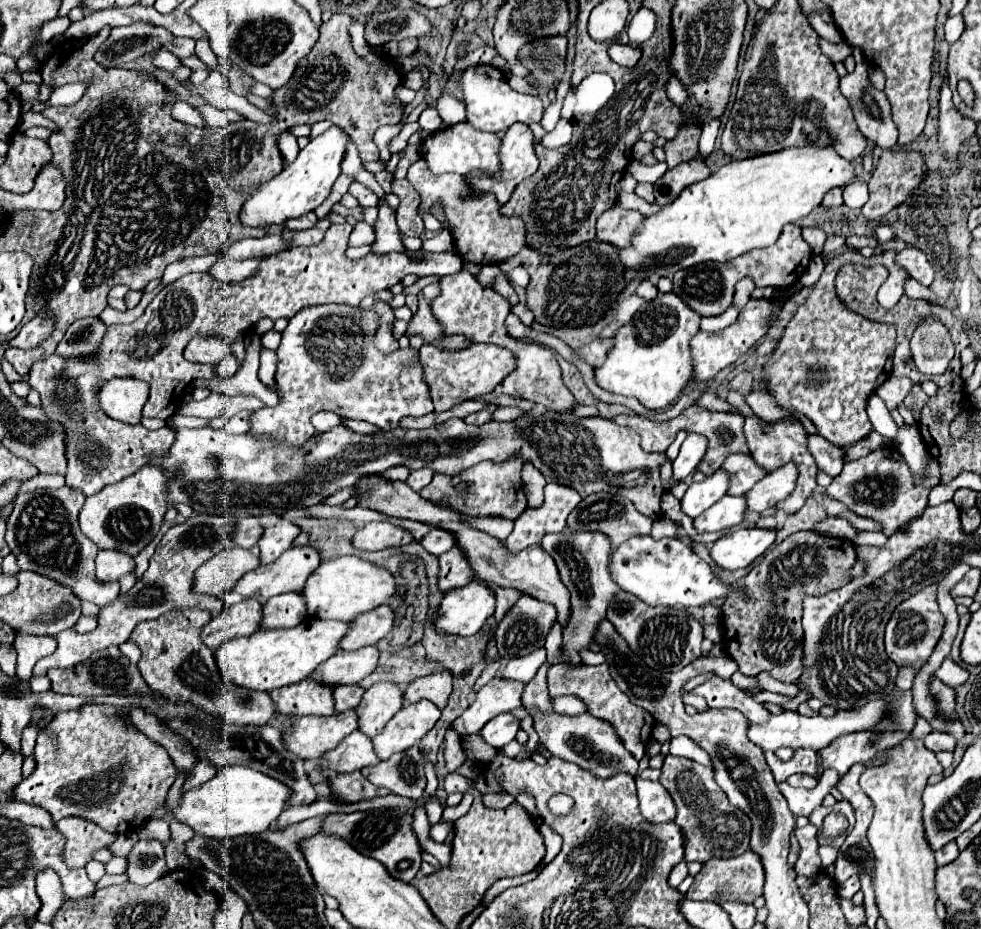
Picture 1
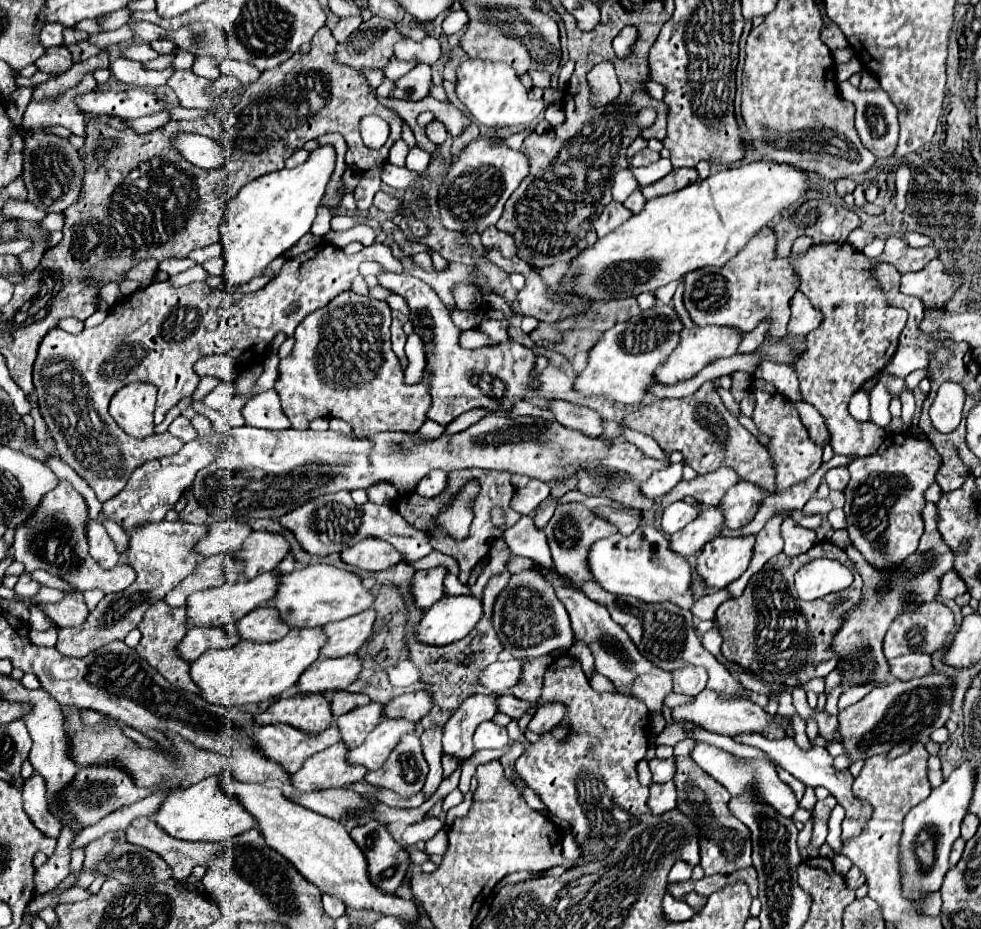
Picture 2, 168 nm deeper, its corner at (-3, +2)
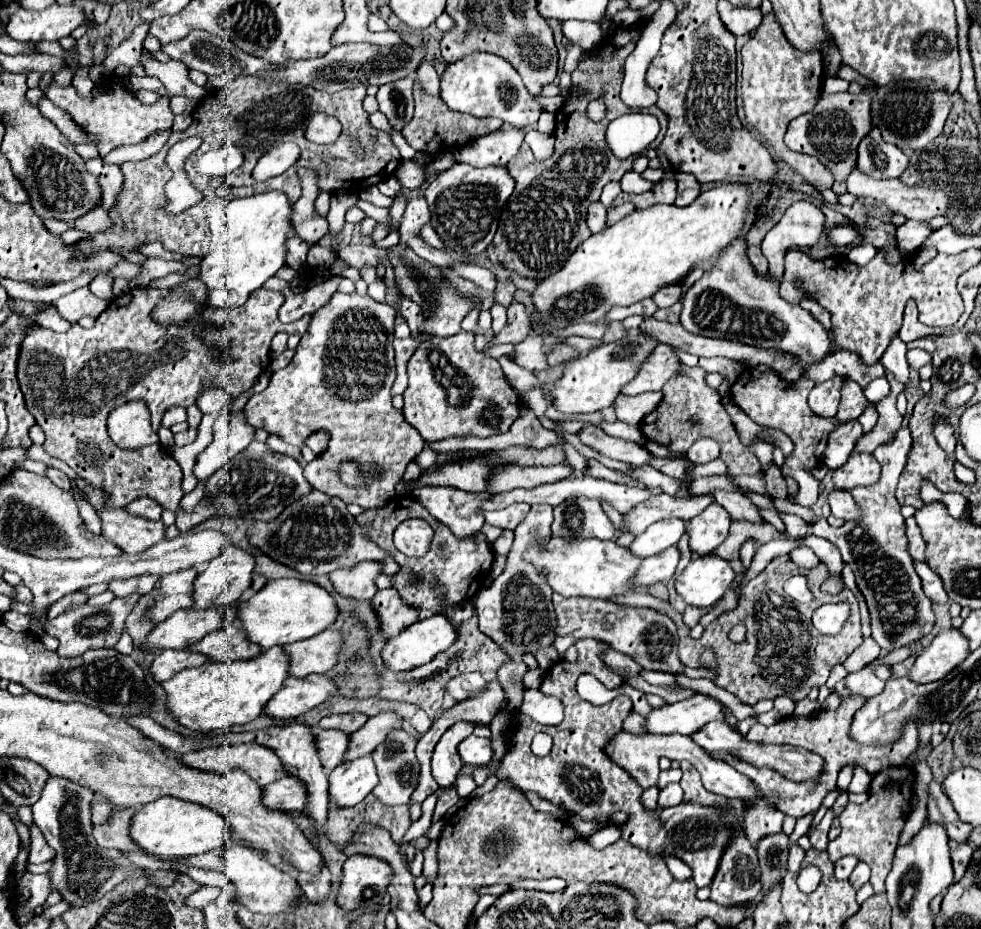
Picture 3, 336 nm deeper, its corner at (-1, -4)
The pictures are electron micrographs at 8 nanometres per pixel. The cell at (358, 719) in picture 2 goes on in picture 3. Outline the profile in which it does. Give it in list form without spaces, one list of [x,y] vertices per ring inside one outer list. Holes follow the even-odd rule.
[[[317,726],[313,728],[313,736],[315,736],[319,756],[321,756],[321,764],[325,772],[331,772],[343,760],[343,754],[349,744],[349,734],[341,730],[323,730]]]

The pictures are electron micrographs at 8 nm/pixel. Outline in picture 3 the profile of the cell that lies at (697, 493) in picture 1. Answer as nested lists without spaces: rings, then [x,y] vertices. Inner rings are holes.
[[[677,518],[661,520],[657,524],[651,524],[643,534],[635,536],[629,550],[639,558],[649,558],[655,556],[657,552],[663,552],[669,546],[675,546],[683,536],[683,532],[685,532],[683,520]]]

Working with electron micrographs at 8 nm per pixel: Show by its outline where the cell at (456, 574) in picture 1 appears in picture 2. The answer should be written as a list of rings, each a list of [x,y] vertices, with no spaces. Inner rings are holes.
[[[435,566],[429,570],[419,570],[413,576],[413,596],[417,600],[417,606],[421,610],[427,610],[435,602],[439,602],[443,596],[447,596],[443,580],[447,576],[447,568]]]

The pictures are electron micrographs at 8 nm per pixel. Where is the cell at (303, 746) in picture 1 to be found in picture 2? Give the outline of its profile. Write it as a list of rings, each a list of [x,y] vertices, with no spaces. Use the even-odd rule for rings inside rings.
[[[271,724],[255,728],[253,738],[267,758],[279,762],[293,774],[311,754],[339,742],[339,728],[331,726],[323,730],[323,734],[303,734],[303,730],[295,730],[295,726]]]

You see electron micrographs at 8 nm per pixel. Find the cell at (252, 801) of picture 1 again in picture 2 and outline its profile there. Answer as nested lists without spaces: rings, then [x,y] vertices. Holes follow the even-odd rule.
[[[211,776],[189,788],[171,792],[169,798],[163,802],[163,806],[159,808],[159,812],[155,814],[155,822],[173,838],[181,838],[189,842],[197,842],[197,840],[221,842],[255,828],[255,818],[243,812],[243,804],[239,800],[227,798],[227,794],[219,790],[219,778],[211,778]]]

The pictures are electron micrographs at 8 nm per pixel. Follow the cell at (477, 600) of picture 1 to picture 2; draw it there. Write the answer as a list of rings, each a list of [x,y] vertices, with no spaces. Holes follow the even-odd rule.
[[[473,594],[445,596],[435,606],[425,610],[417,636],[425,644],[445,646],[465,638],[483,618],[483,600]]]

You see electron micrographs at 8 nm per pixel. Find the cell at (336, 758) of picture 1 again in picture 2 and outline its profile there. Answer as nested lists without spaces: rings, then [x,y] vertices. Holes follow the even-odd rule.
[[[337,742],[327,750],[313,754],[303,764],[303,768],[291,776],[295,788],[307,792],[361,782],[367,770],[363,770],[363,766],[351,766],[347,762],[347,754],[349,750],[347,746],[343,746],[343,742]]]

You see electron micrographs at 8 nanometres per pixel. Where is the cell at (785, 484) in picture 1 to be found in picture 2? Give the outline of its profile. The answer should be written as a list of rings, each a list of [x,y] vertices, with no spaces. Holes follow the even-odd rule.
[[[741,480],[737,486],[733,486],[725,498],[721,500],[723,512],[725,512],[725,526],[729,528],[741,528],[749,524],[757,512],[757,506],[769,496],[763,486]]]

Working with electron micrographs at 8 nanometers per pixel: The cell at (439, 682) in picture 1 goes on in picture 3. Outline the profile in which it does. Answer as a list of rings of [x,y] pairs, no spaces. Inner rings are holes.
[[[381,712],[379,716],[369,718],[361,730],[351,734],[349,752],[345,752],[343,762],[357,760],[361,756],[371,754],[397,724],[399,724],[399,718],[393,712]]]

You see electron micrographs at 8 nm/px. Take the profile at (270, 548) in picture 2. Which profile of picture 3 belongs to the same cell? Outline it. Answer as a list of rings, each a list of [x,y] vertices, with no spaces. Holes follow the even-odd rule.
[[[227,546],[221,550],[221,554],[209,562],[209,566],[199,572],[193,584],[193,608],[195,610],[205,610],[205,608],[223,608],[223,606],[233,606],[243,592],[249,590],[251,578],[253,578],[253,568],[255,568],[255,558],[235,546]]]

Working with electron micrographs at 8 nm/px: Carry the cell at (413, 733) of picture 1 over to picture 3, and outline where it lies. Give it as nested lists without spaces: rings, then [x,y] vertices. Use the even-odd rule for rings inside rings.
[[[371,756],[339,764],[329,774],[329,802],[335,808],[349,808],[361,802],[377,786],[377,772]]]

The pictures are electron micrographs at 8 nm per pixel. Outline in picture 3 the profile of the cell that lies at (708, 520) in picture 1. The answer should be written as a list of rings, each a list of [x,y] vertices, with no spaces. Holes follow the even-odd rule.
[[[677,546],[667,548],[665,552],[659,552],[657,556],[645,558],[641,562],[641,568],[637,570],[637,576],[633,576],[633,584],[639,588],[649,588],[659,582],[669,582],[675,574],[679,562],[679,550]]]

